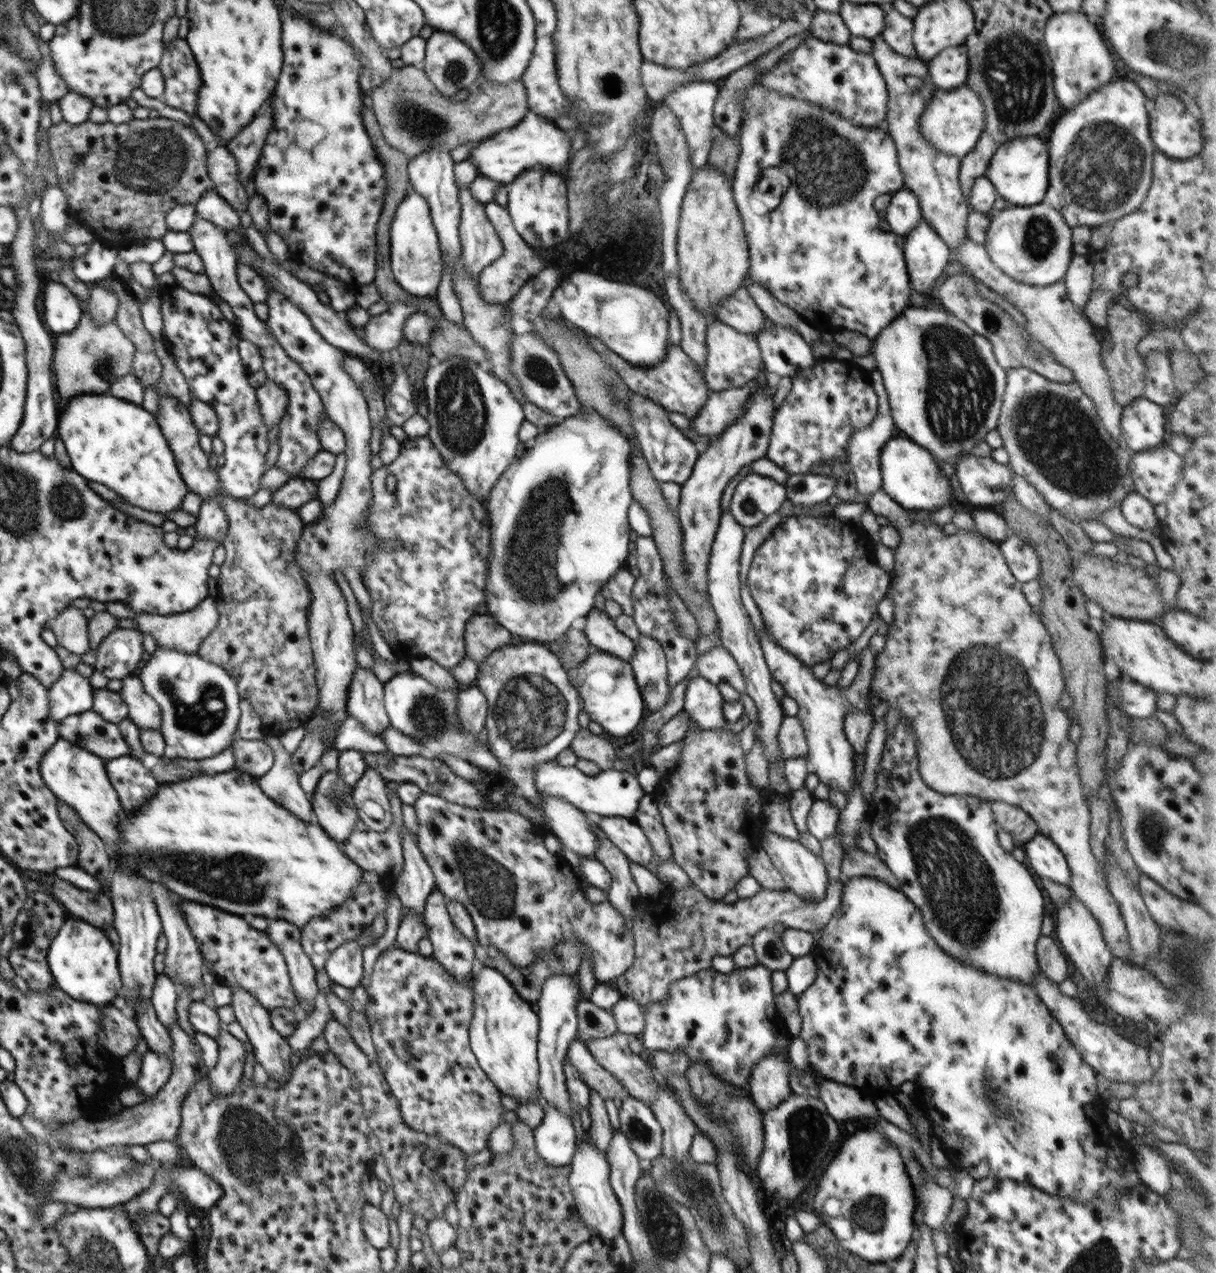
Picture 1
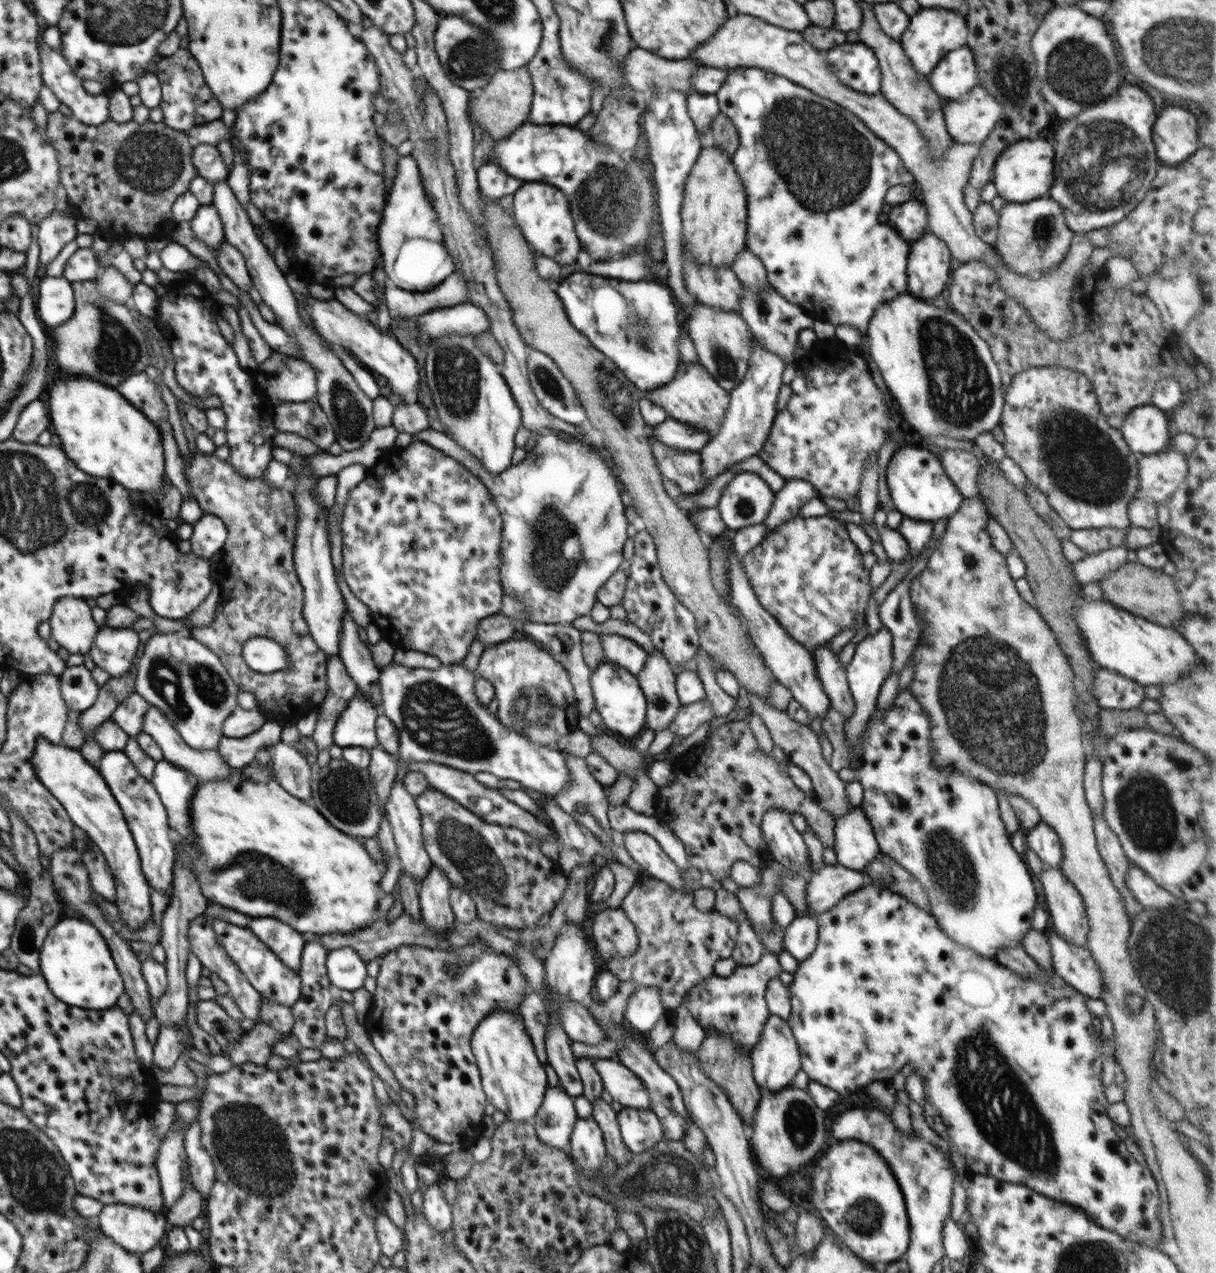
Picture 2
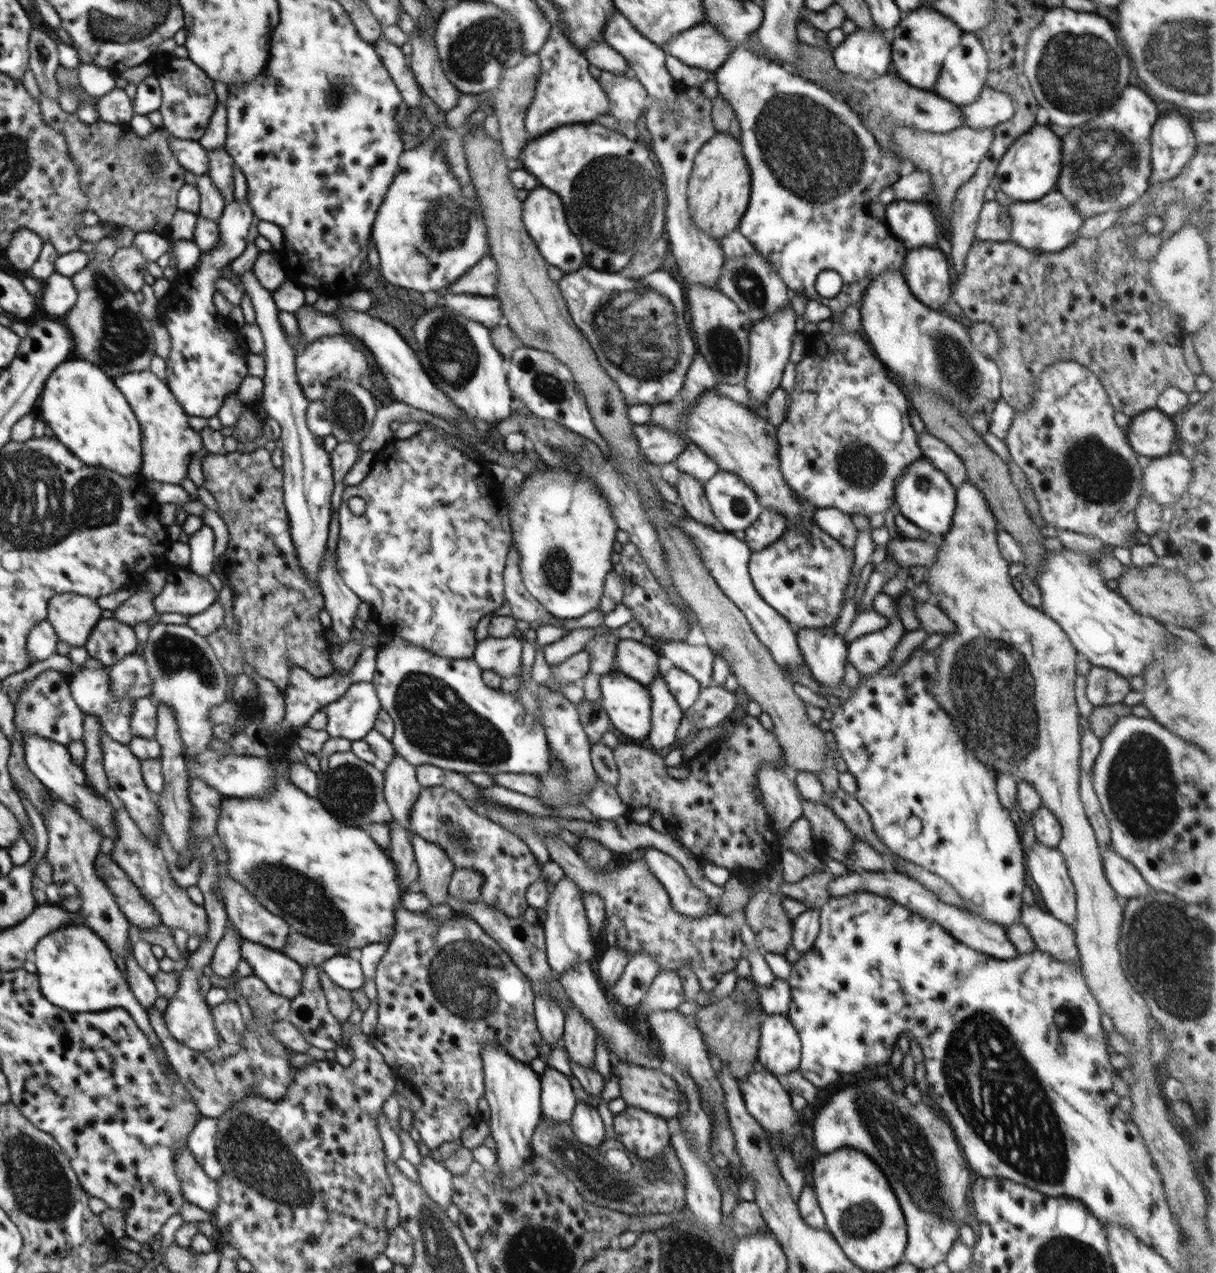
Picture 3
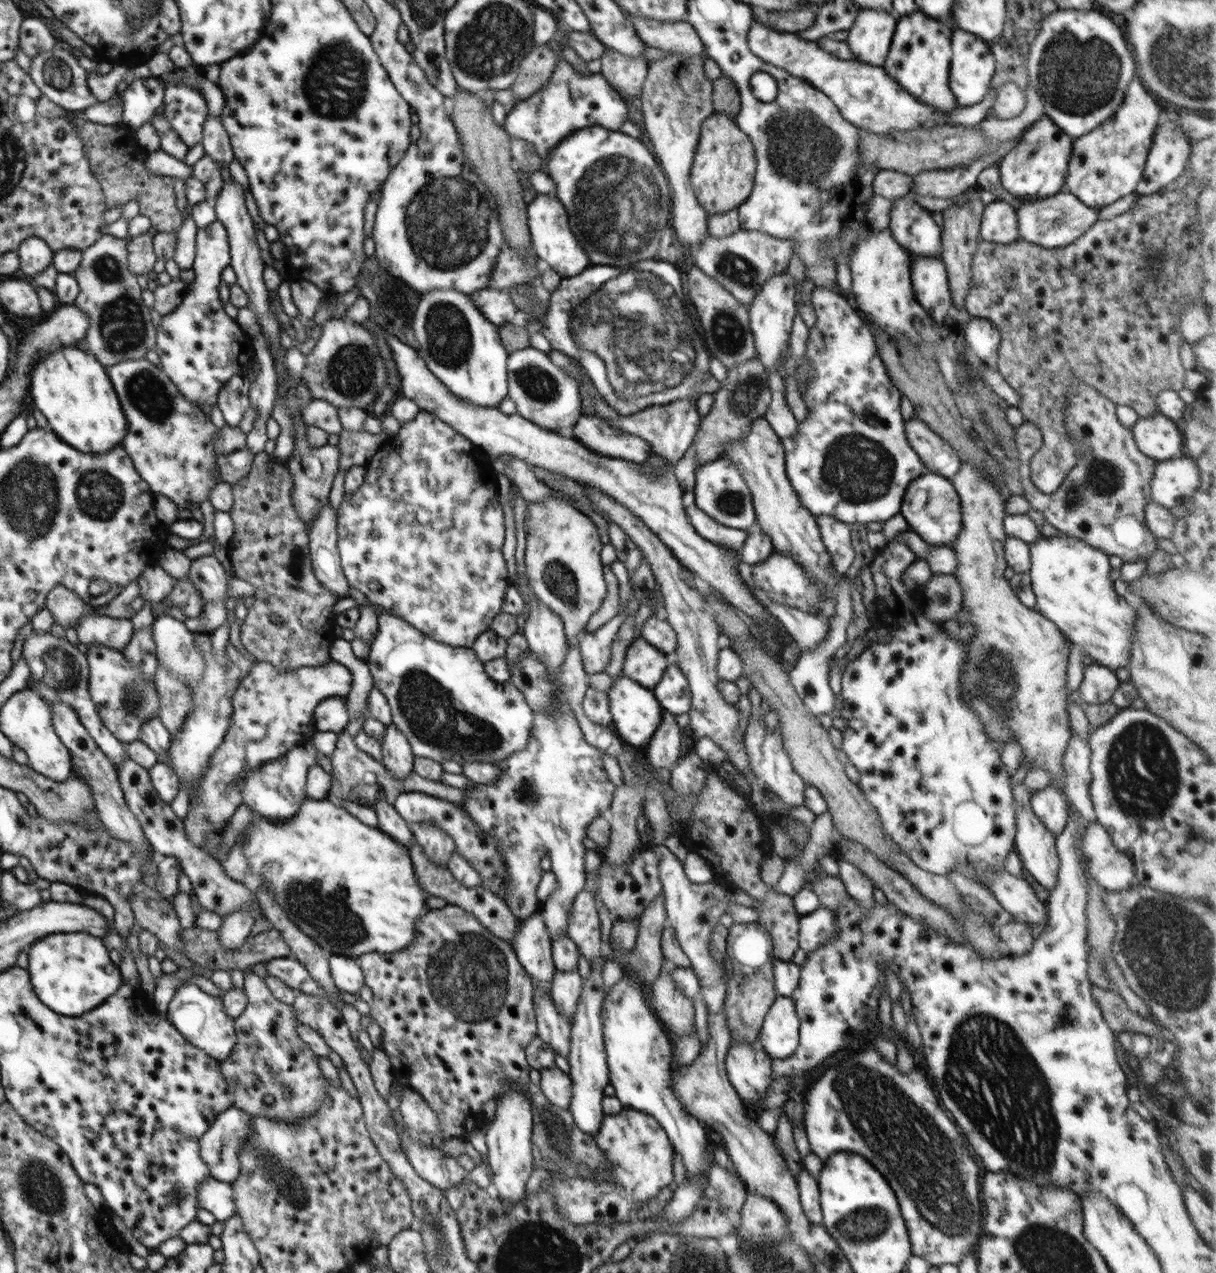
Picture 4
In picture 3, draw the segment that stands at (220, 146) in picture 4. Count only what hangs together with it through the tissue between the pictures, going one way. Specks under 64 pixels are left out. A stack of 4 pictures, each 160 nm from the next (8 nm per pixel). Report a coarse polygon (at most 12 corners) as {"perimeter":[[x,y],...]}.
{"perimeter":[[208,149],[209,177],[226,203],[234,198],[233,158]]}

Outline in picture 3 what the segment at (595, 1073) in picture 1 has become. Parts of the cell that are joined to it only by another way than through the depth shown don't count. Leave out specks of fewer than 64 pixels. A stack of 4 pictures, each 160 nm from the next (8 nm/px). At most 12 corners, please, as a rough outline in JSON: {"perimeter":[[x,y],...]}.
{"perimeter":[[618,1062],[620,1097],[664,1119],[681,1092],[660,1069]]}

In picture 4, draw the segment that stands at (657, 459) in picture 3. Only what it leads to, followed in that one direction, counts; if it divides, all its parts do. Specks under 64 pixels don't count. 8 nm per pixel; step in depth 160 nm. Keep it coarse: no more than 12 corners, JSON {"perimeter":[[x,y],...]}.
{"perimeter":[[582,415],[574,439],[600,455],[645,463],[646,440]]}

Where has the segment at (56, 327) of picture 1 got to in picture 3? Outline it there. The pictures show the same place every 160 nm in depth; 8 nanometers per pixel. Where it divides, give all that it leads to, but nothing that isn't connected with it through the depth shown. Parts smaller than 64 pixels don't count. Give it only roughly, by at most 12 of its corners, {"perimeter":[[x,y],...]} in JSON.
{"perimeter":[[51,274],[43,287],[44,316],[62,319],[76,305],[71,277]]}

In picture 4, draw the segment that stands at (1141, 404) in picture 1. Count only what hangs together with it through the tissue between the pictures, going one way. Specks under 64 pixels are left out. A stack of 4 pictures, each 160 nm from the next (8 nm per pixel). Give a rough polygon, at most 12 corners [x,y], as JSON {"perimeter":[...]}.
{"perimeter":[[1160,412],[1140,417],[1131,432],[1154,460],[1178,458],[1182,429]]}

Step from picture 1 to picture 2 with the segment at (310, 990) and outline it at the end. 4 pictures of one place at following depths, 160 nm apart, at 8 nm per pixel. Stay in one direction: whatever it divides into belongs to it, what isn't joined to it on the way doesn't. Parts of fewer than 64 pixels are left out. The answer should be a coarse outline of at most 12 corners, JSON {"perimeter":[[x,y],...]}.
{"perimeter":[[274,917],[248,927],[288,968],[300,972],[305,934]]}

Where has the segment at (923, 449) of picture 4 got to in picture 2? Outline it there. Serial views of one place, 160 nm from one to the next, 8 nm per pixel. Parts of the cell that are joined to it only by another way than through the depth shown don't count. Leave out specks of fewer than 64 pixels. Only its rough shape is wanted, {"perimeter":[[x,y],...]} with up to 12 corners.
{"perimeter":[[944,449],[938,457],[965,498],[979,496],[976,454]]}

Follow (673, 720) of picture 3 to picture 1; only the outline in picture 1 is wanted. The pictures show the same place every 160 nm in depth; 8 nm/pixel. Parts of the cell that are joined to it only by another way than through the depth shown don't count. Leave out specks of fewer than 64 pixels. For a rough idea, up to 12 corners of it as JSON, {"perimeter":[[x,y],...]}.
{"perimeter":[[640,635],[629,660],[646,706],[666,706],[667,658]]}

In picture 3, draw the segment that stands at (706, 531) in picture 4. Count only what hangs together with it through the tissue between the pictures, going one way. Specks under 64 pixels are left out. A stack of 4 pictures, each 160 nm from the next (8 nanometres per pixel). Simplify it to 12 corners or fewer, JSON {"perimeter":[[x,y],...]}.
{"perimeter":[[679,471],[679,505],[696,522],[722,529],[703,483]]}

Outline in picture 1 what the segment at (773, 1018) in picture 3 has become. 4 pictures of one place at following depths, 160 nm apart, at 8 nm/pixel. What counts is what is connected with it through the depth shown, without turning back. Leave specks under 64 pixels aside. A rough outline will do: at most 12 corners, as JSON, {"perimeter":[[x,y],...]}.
{"perimeter":[[765,1056],[750,1075],[749,1096],[762,1114],[792,1094],[789,1060]]}

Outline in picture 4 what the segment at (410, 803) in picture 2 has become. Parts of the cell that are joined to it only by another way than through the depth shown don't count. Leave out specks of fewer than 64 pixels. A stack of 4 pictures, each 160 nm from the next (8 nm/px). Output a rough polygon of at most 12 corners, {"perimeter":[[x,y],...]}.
{"perimeter":[[393,722],[381,740],[380,763],[396,779],[412,775],[410,743]]}

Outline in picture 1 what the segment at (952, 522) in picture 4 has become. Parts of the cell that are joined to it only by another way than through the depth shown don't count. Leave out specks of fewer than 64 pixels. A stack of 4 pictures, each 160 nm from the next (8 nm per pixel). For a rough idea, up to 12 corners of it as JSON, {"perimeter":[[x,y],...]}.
{"perimeter":[[903,435],[884,443],[881,488],[903,509],[938,510],[952,489]]}

